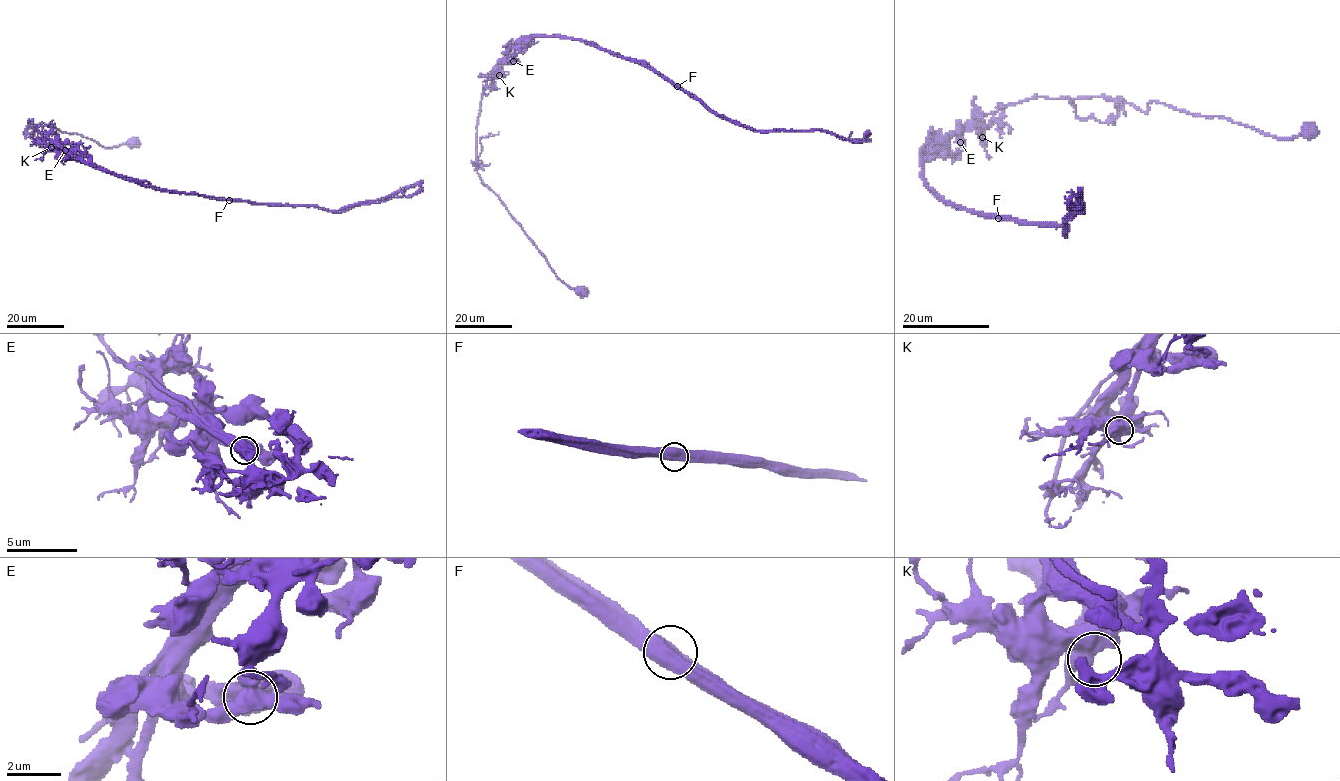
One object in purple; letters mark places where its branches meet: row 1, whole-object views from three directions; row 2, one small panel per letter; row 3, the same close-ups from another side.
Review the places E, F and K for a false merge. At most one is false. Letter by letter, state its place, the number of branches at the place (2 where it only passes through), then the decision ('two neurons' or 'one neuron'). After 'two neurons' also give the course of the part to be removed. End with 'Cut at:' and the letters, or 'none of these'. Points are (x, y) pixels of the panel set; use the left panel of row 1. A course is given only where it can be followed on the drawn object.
E: at (65, 150); 2 branches meet; one neuron
F: at (229, 200); 2 branches meet; two neurons; foreign part runs (229, 200), (148, 187), (76, 160), (47, 140), (43, 157), (35, 160)
K: at (51, 147); 2 branches meet; one neuron
Cut at: F

